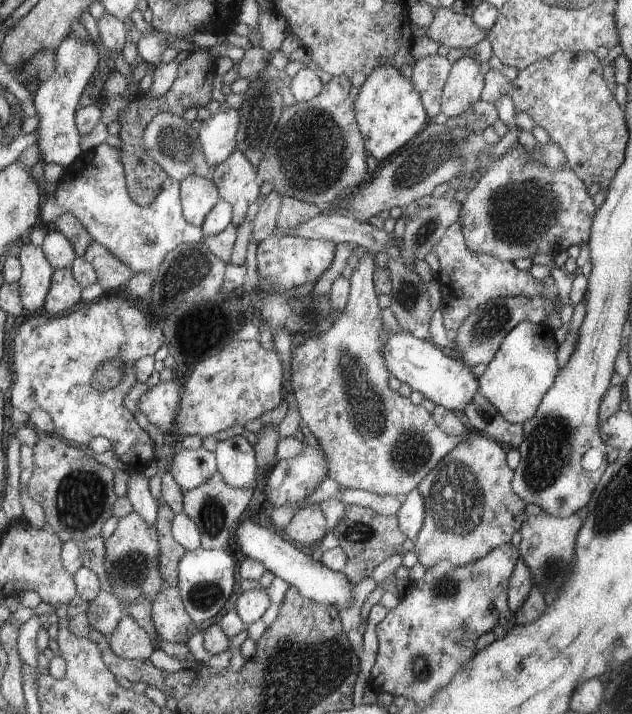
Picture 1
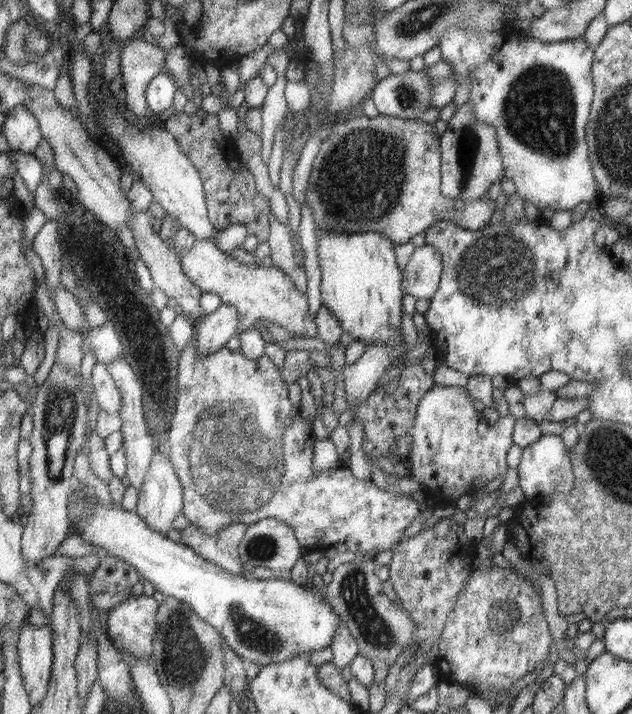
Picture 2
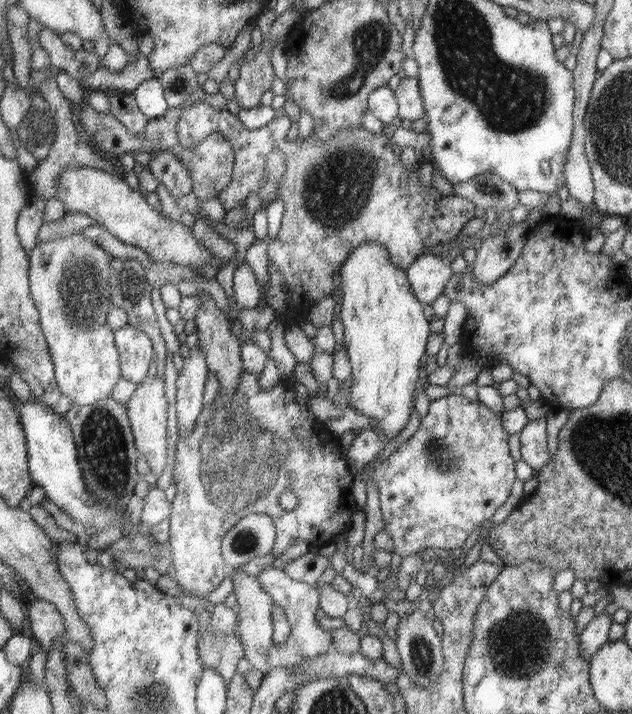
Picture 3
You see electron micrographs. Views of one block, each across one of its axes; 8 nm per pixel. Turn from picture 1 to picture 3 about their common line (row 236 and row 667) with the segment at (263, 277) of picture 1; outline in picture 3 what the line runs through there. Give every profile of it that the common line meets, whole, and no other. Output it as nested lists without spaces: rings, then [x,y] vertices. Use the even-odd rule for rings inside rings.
[[[274,566],[260,571],[256,576],[272,597],[273,603],[284,610],[284,615],[291,624],[291,631],[286,642],[281,645],[272,645],[267,658],[270,669],[293,668],[293,666],[302,664],[305,658],[313,658],[316,654],[333,649],[331,633],[323,630],[314,617],[321,603],[320,590],[316,585],[298,583],[296,579],[290,578],[284,570]]]

